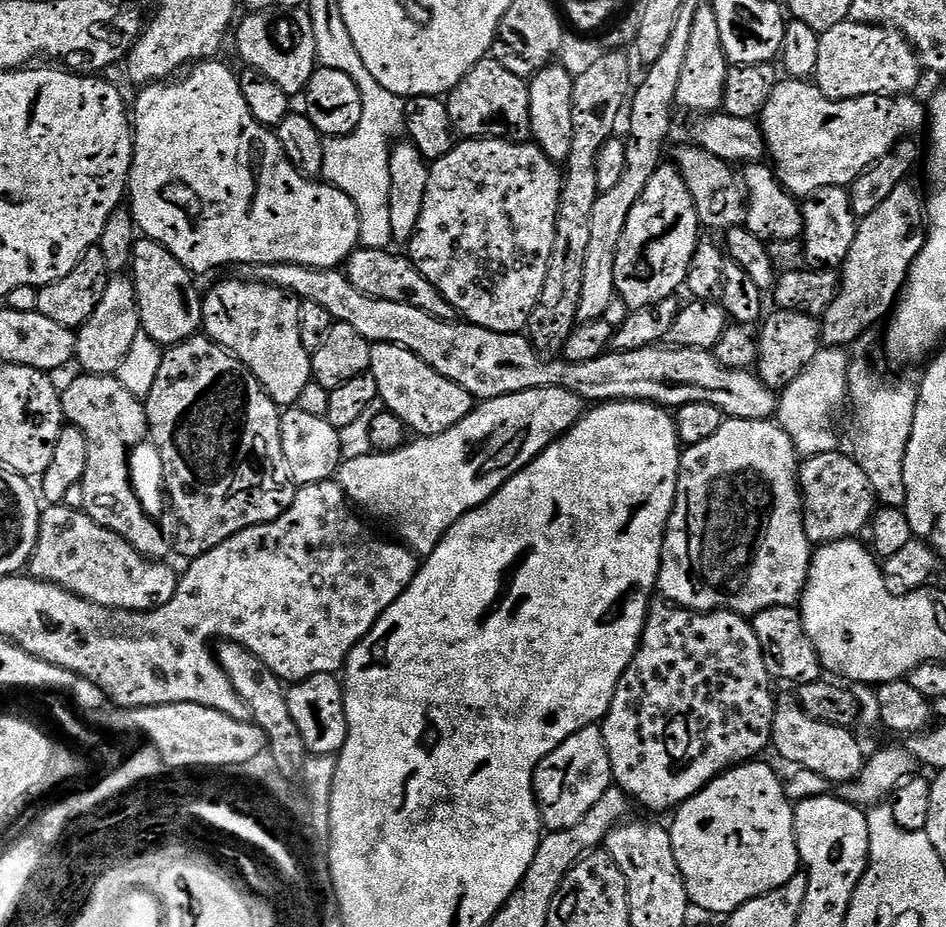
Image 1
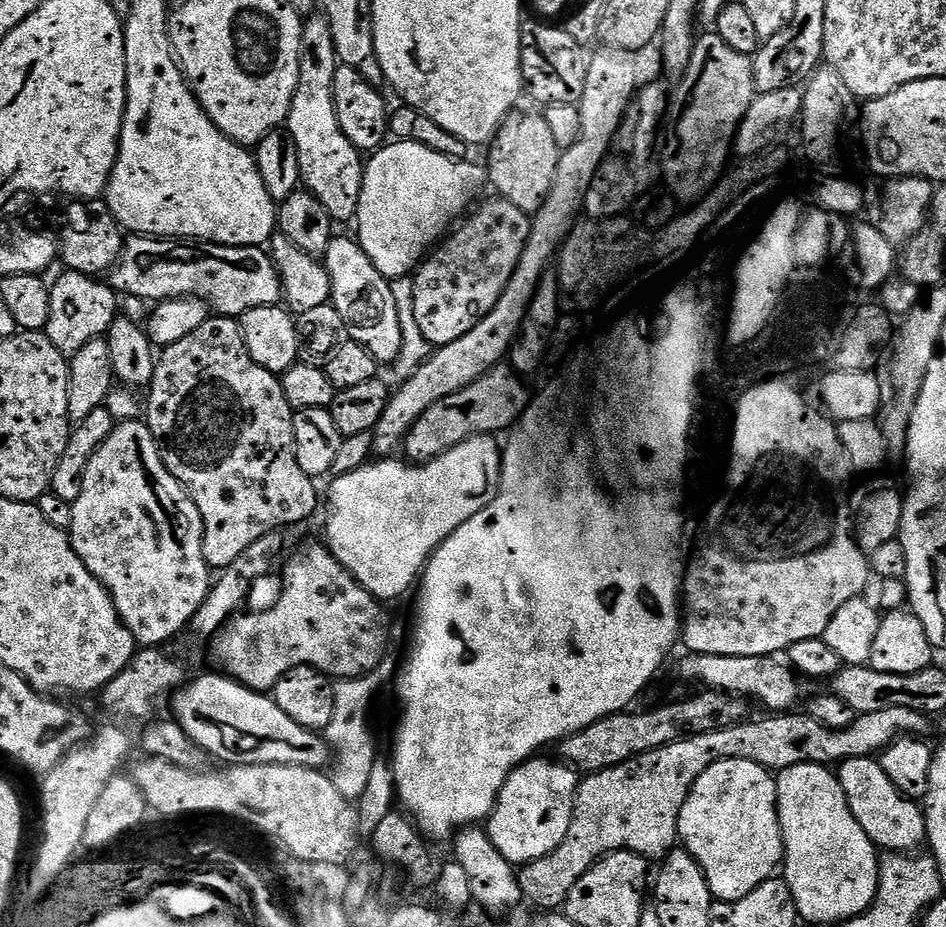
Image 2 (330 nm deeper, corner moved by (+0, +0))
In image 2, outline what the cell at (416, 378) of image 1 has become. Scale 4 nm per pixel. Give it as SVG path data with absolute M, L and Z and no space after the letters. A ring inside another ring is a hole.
M333 235L322 253L322 265L328 275L330 303L338 314L347 339L366 349L377 365L388 364L400 352L400 324L384 293L386 281L376 273L370 258L351 235Z

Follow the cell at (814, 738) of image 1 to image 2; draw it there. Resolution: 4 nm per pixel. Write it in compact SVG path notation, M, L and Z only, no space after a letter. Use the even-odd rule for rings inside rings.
M872 756L850 758L839 765L838 775L858 826L866 830L870 842L877 849L888 854L912 854L919 849L916 848L919 844L923 845L927 841L923 807L900 794L894 782L886 778L886 770L882 770L879 759Z

